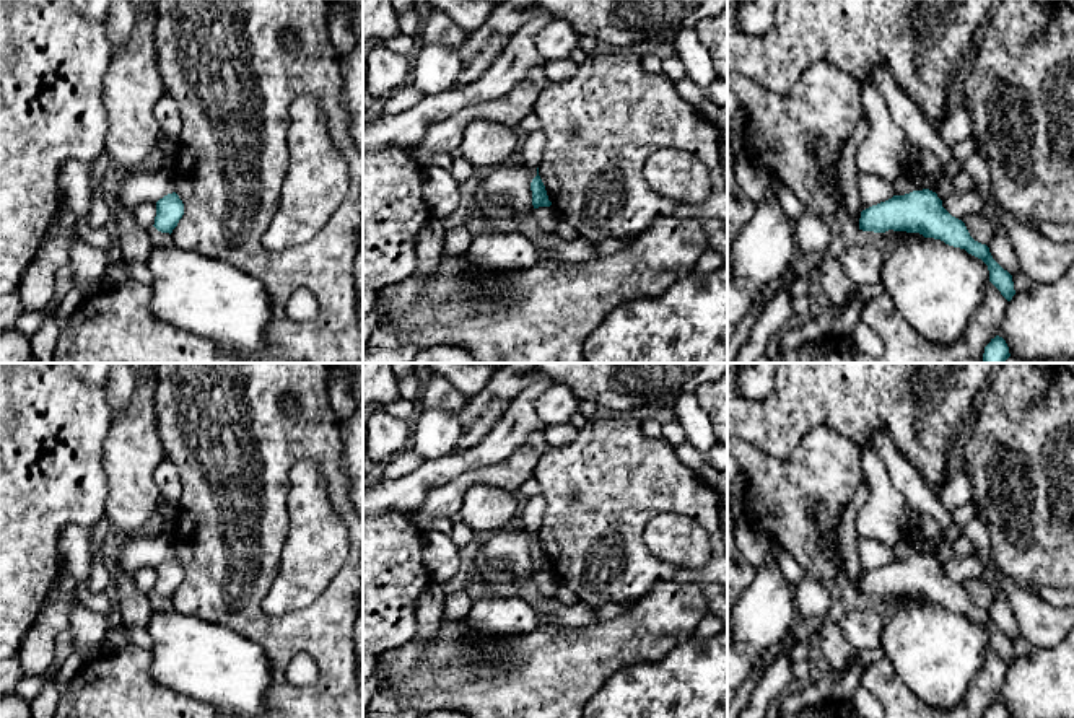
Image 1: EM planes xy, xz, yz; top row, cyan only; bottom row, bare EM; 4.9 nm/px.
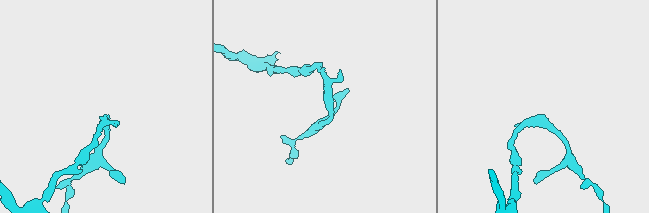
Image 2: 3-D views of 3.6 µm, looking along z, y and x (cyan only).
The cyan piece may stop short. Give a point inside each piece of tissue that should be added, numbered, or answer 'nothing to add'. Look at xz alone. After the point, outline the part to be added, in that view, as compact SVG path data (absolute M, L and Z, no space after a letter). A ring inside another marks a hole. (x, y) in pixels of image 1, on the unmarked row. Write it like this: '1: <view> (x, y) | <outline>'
nothing to add

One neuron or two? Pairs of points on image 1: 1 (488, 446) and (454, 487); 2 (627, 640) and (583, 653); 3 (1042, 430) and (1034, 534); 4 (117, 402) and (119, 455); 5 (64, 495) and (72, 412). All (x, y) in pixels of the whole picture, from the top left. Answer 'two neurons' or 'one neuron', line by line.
1: two neurons
2: one neuron
3: one neuron
4: two neurons
5: one neuron

